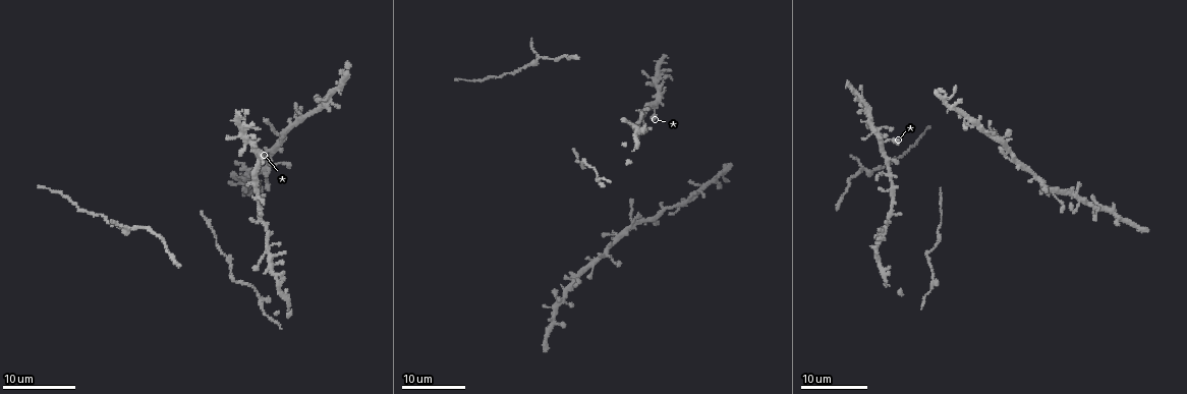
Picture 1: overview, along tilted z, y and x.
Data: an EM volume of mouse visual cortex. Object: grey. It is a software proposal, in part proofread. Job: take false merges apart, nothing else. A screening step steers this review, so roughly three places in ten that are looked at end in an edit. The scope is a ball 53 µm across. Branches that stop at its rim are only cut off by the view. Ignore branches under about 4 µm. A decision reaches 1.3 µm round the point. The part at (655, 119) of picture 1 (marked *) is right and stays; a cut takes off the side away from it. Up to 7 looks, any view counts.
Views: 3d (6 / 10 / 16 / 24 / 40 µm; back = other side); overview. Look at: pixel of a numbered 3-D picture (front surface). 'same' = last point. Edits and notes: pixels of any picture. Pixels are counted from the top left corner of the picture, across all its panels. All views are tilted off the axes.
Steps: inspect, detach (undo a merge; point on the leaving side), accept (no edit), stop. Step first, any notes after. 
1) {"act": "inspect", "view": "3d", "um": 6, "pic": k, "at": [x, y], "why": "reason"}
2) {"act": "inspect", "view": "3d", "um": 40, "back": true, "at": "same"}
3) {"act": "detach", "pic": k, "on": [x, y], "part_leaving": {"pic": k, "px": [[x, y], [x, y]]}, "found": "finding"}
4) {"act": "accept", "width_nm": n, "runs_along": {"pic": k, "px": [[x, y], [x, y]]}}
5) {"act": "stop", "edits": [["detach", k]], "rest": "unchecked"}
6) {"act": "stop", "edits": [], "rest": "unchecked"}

{"act": "inspect", "view": "3d", "um": 16, "pic": 1, "at": [890, 138], "why": "three-way junction"}

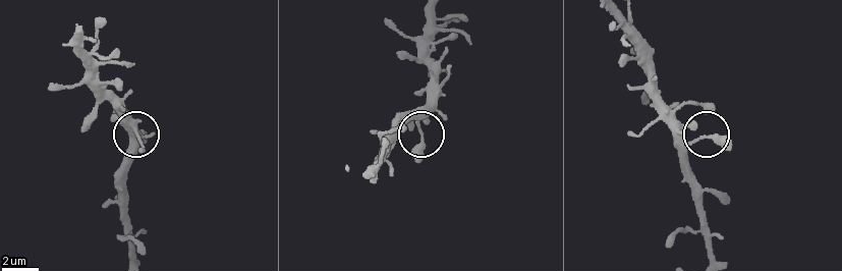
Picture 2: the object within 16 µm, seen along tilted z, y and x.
{"act": "inspect", "view": "3d", "um": 6, "pic": 2, "at": [702, 138]}

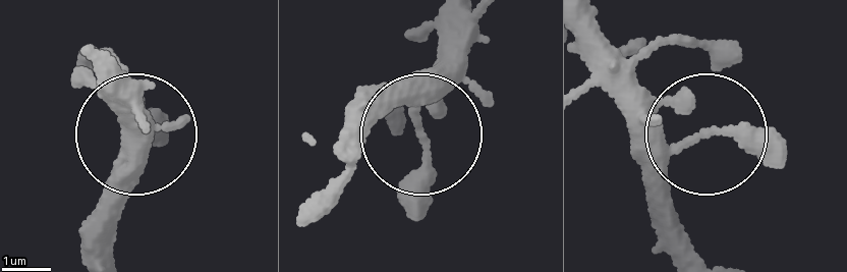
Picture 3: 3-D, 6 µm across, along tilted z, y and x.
{"act": "accept", "width_nm": 210, "runs_along": {"pic": 3, "px": [[776, 132], [733, 129], [675, 149], [647, 211]]}, "found": "continuous, no second cell"}

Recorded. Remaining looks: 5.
{"act": "inspect", "view": "3d", "um": 24, "pic": 1, "at": [885, 228]}

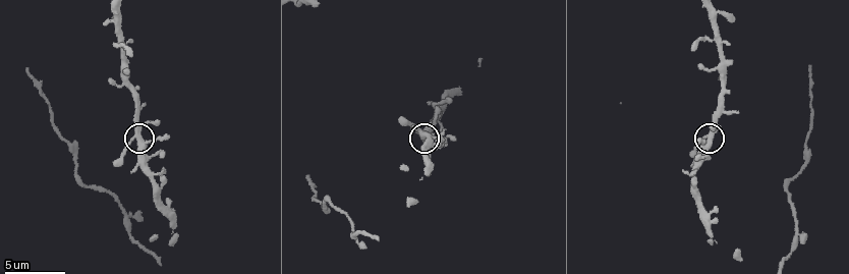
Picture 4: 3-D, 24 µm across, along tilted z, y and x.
{"act": "inspect", "view": "3d", "um": 10, "pic": 4, "at": [709, 139], "why": "closer look"}

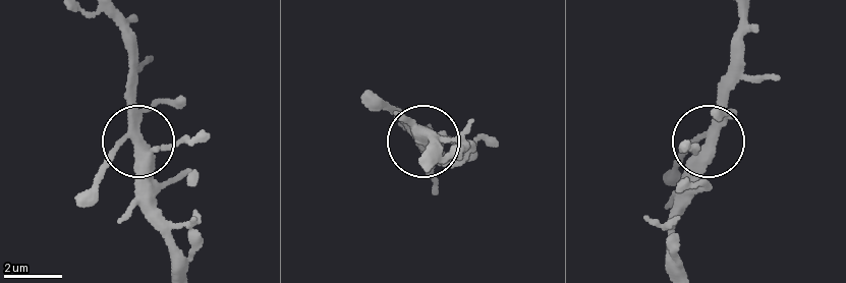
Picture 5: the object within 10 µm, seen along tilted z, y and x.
{"act": "inspect", "view": "3d", "um": 10, "back": true, "pic": 5, "at": [710, 138], "why": "from behind"}

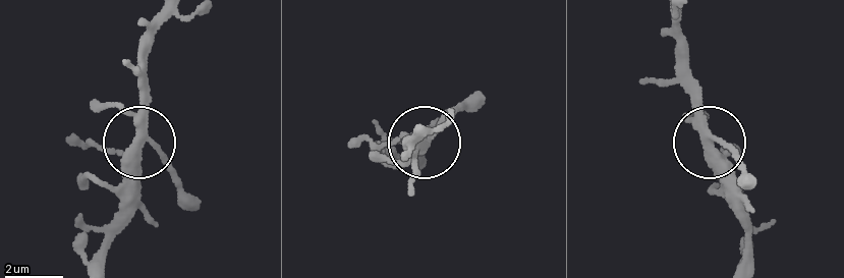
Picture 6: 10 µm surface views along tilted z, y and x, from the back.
{"act": "accept", "arms": 4, "runs_along": {"pic": 6, "px": [[165, 16], [145, 67], [137, 159], [125, 205]]}, "found": "all the same cell"}

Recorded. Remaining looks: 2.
{"act": "inspect", "view": "3d", "um": 10, "pic": 4, "at": [125, 215], "why": "two arms in line, one across"}

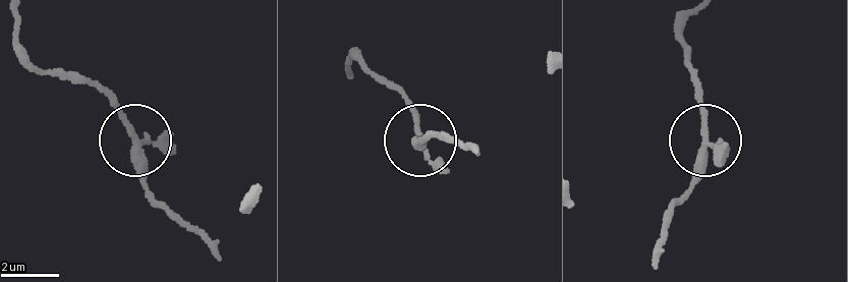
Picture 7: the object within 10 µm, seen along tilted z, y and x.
{"act": "accept", "found": "one cell here"}

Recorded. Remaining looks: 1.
{"act": "inspect", "view": "3d", "um": 10, "pic": 4, "at": [718, 42], "why": "small branch off a trunk"}

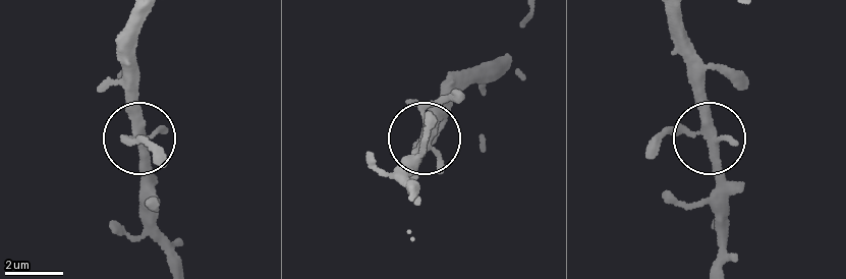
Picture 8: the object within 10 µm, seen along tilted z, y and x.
{"act": "accept", "width_nm": 290, "runs_along": {"pic": 8, "px": [[678, 12], [706, 136], [654, 136]]}, "found": "all the same cell"}

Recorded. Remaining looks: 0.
{"act": "stop", "edits": [], "rest": "unchecked"}

